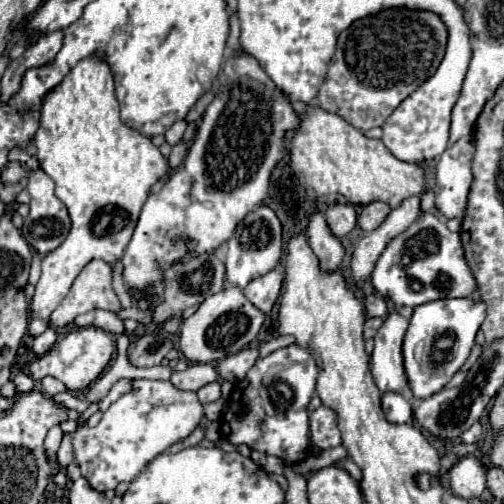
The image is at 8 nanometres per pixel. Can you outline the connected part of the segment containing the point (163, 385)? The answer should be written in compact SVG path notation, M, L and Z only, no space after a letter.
M136 379L132 391L114 401L96 427L80 425L72 433L74 461L96 491L116 489L118 483L130 483L142 473L156 455L186 439L202 417L202 403L194 391L180 391L170 381Z

